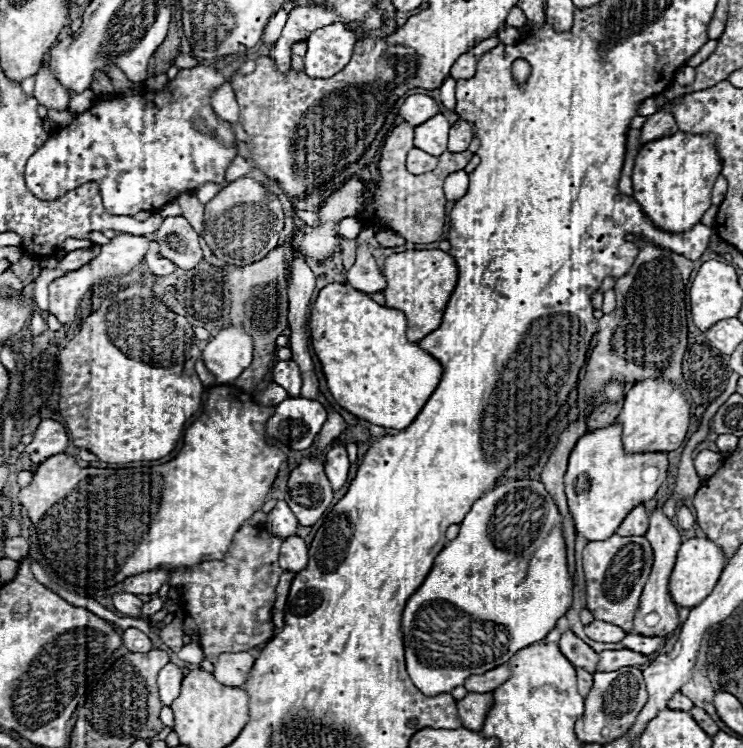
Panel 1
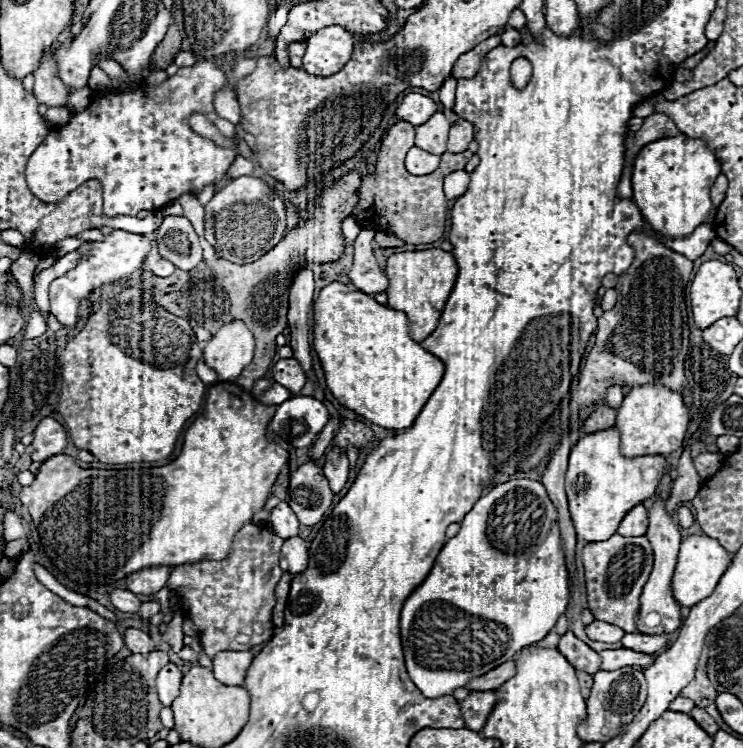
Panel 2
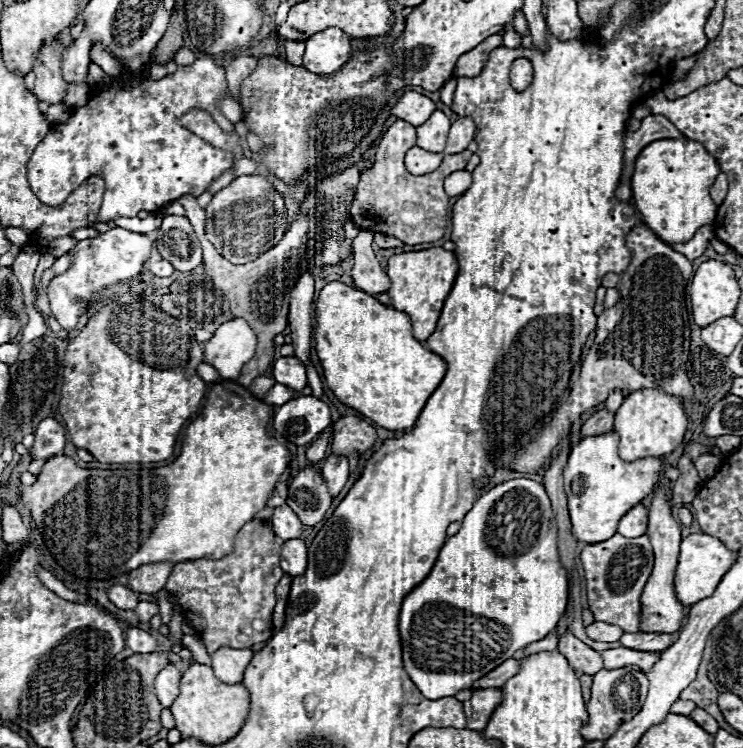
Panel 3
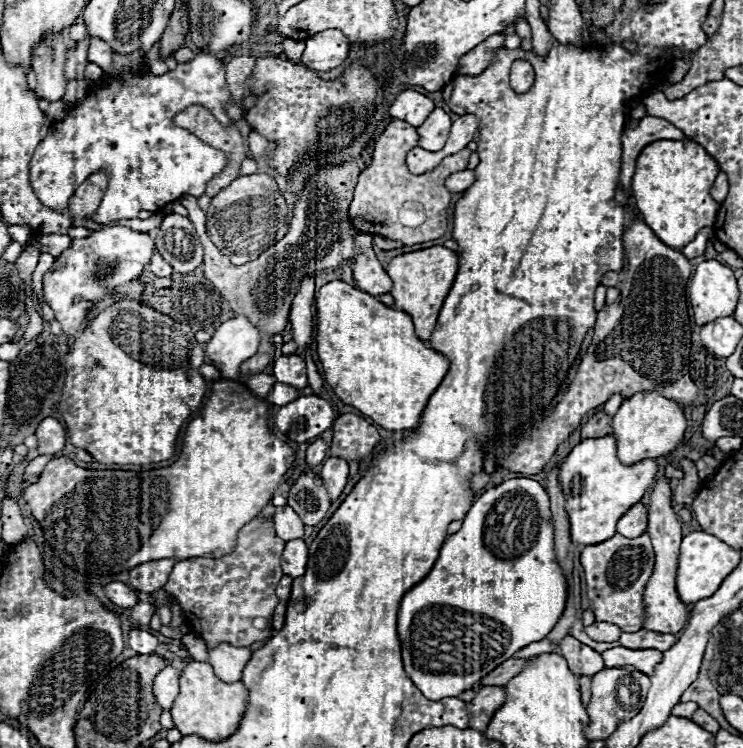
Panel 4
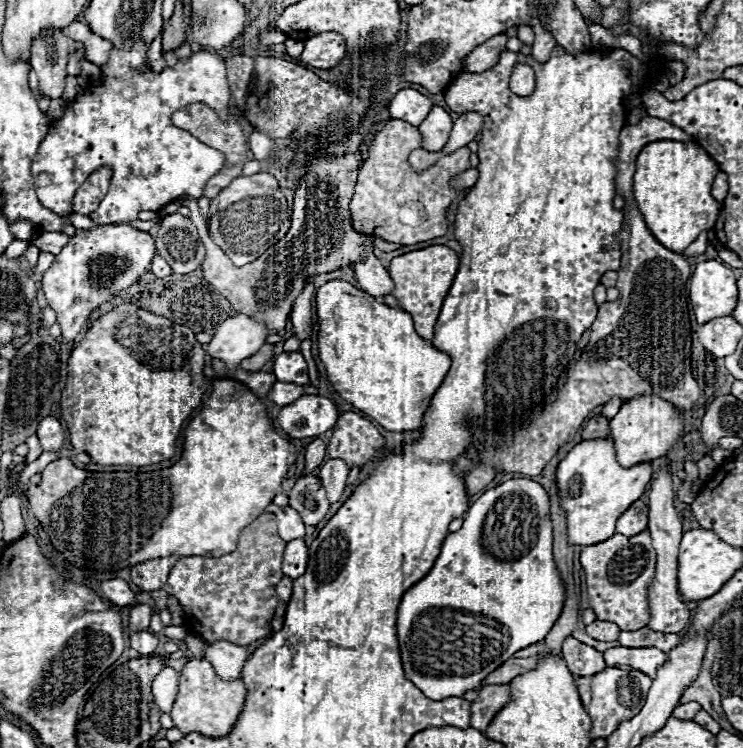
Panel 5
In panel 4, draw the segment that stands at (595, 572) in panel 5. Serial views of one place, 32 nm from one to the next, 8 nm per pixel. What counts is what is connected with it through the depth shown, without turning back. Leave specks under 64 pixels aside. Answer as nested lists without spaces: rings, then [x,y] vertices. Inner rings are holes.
[[[614,534],[600,544],[586,546],[580,554],[580,562],[586,574],[590,610],[596,614],[596,620],[616,624],[622,628],[622,632],[640,630],[646,618],[642,596],[654,570],[654,550],[648,534],[638,538],[624,538]]]

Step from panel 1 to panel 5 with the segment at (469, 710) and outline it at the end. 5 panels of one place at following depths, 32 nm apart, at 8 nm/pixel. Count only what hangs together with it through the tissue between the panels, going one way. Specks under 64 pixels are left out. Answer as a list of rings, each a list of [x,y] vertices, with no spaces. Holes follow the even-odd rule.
[[[508,684],[482,686],[478,690],[478,698],[470,706],[470,726],[484,732],[492,722],[492,718],[496,716],[496,712],[502,706],[506,706],[508,700],[510,700]]]

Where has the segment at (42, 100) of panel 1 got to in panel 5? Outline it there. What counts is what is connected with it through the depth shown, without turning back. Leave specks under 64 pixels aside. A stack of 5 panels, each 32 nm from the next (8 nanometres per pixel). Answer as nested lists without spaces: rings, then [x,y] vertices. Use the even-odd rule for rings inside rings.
[[[62,29],[43,30],[30,48],[30,66],[38,74],[38,90],[50,100],[64,94],[68,44]]]

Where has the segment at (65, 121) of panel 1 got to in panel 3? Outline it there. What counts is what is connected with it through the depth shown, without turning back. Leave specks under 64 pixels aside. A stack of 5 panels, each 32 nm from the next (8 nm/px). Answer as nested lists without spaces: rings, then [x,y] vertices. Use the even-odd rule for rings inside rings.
[[[64,104],[50,105],[45,117],[52,123],[64,123],[70,116],[69,108]]]

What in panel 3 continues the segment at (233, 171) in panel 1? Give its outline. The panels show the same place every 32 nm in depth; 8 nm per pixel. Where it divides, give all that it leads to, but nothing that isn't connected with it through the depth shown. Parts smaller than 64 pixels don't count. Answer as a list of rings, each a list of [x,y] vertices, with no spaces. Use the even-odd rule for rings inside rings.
[[[240,158],[234,166],[234,176],[240,176],[240,174],[254,174],[256,170],[256,162],[254,160],[248,160],[248,158]]]

